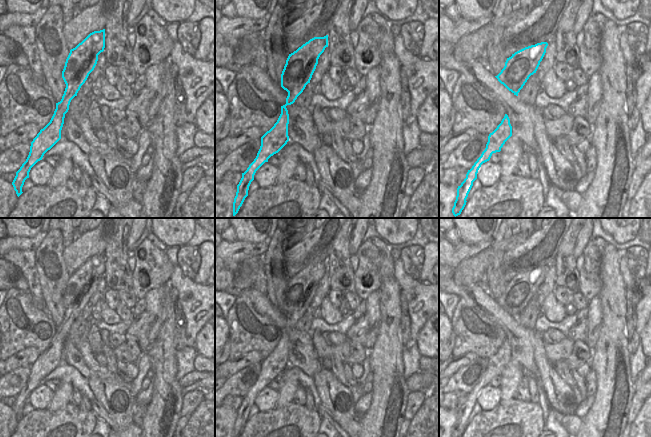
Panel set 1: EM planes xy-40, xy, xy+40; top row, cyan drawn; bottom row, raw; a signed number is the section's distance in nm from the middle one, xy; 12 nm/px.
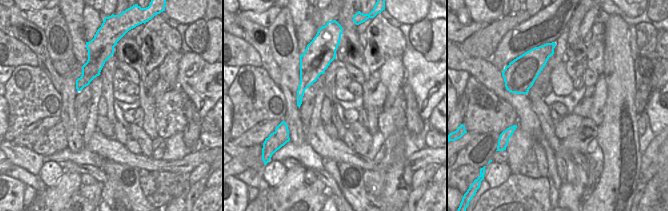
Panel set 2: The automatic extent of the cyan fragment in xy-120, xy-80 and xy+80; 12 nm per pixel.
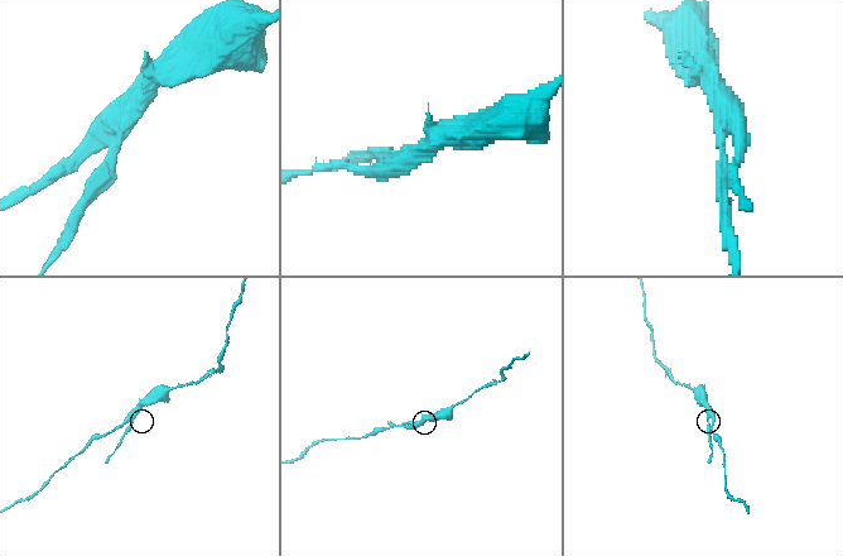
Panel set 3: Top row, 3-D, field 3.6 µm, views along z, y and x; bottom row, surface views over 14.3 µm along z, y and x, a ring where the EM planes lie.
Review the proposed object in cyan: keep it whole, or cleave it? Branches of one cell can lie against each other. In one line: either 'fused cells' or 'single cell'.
fused cells

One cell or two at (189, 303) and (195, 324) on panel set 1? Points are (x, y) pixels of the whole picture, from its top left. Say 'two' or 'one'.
one

